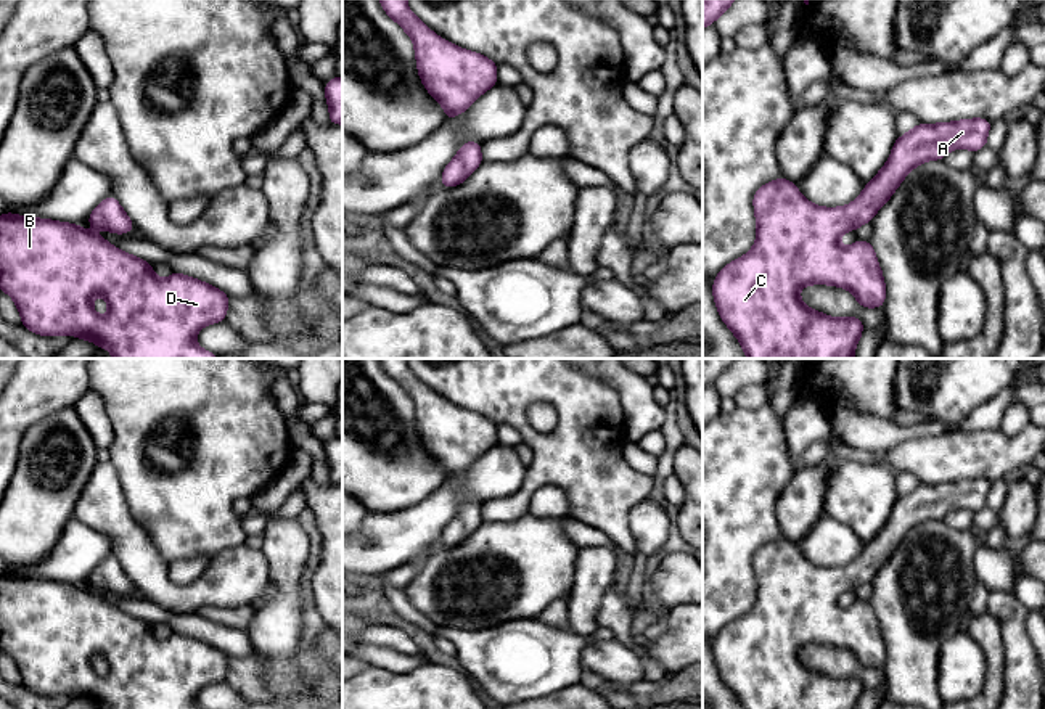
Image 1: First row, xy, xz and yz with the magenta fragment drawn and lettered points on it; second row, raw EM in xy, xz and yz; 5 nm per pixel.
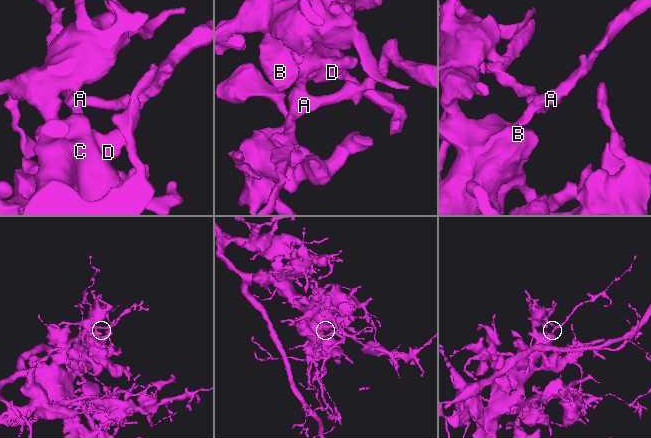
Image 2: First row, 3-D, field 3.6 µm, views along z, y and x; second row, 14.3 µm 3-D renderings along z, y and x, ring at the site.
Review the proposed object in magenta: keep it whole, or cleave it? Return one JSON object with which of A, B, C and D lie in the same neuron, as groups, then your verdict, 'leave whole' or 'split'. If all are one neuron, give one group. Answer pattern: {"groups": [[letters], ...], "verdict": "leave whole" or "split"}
{"groups": [["A", "B", "C", "D"]], "verdict": "leave whole"}

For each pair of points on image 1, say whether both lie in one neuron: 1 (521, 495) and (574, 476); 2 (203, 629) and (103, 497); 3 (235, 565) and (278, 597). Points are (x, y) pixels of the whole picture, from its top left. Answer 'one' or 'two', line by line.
1: one
2: two
3: two

